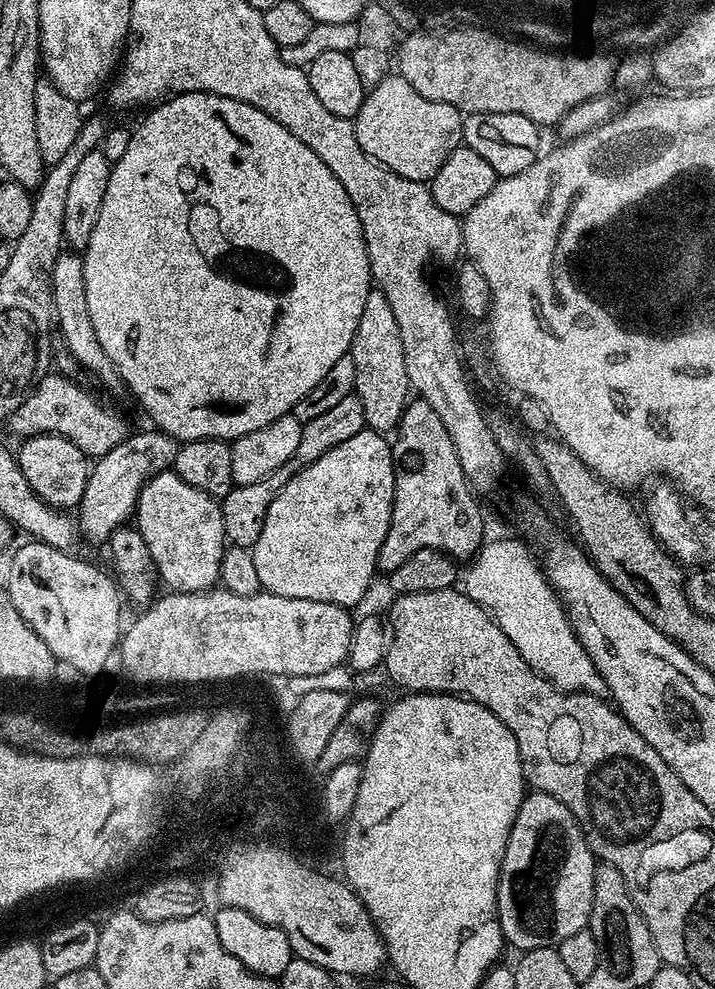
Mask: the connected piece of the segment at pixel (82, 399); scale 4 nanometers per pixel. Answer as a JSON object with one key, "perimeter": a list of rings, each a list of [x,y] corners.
{"perimeter":[[[51,374],[41,375],[38,383],[25,395],[22,403],[13,410],[10,417],[12,432],[19,438],[29,436],[61,436],[89,458],[106,455],[114,446],[130,435],[128,424],[112,408],[107,408],[100,400],[95,400],[90,393],[74,380],[65,376]]]}

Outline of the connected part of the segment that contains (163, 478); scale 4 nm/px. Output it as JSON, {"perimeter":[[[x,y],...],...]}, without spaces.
{"perimeter":[[[175,471],[158,473],[144,482],[144,488],[137,498],[134,524],[149,547],[149,554],[155,564],[159,579],[169,584],[168,588],[177,592],[205,592],[215,589],[220,580],[220,563],[224,557],[226,541],[220,505],[202,490],[194,490],[190,482],[182,482]]]}

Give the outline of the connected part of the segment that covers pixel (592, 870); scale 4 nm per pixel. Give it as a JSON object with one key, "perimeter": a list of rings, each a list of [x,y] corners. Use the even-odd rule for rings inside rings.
{"perimeter":[[[529,791],[520,804],[508,835],[496,891],[496,915],[500,918],[505,941],[525,953],[535,948],[559,946],[563,940],[570,938],[570,934],[578,934],[578,930],[588,928],[592,918],[597,863],[574,814],[570,814],[558,798],[545,792]]]}

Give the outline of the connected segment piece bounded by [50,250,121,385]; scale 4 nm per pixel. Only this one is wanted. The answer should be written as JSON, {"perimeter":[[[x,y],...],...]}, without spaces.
{"perimeter":[[[64,250],[54,262],[50,273],[52,290],[52,312],[56,316],[59,335],[63,336],[70,354],[78,358],[81,369],[85,373],[93,372],[104,384],[121,383],[114,362],[110,362],[106,350],[102,350],[102,342],[98,342],[98,334],[94,330],[94,322],[90,322],[90,306],[86,303],[86,274],[84,273],[84,257],[79,251]]]}

